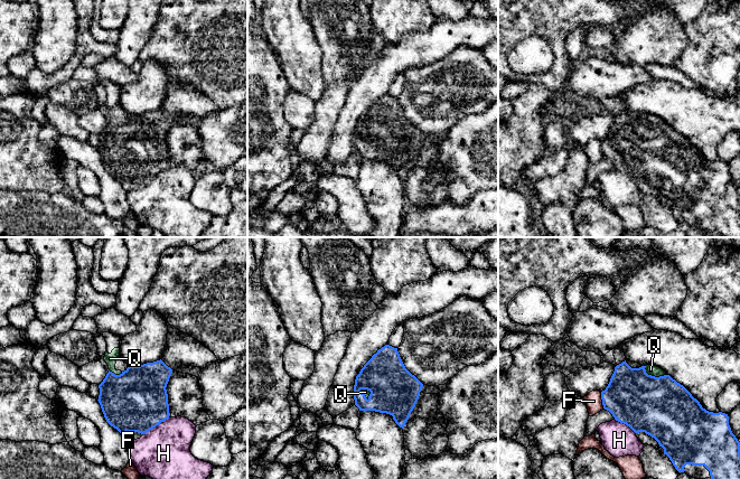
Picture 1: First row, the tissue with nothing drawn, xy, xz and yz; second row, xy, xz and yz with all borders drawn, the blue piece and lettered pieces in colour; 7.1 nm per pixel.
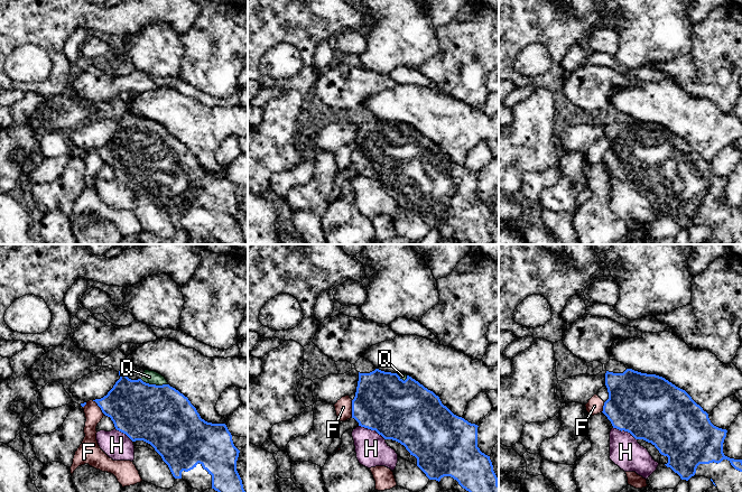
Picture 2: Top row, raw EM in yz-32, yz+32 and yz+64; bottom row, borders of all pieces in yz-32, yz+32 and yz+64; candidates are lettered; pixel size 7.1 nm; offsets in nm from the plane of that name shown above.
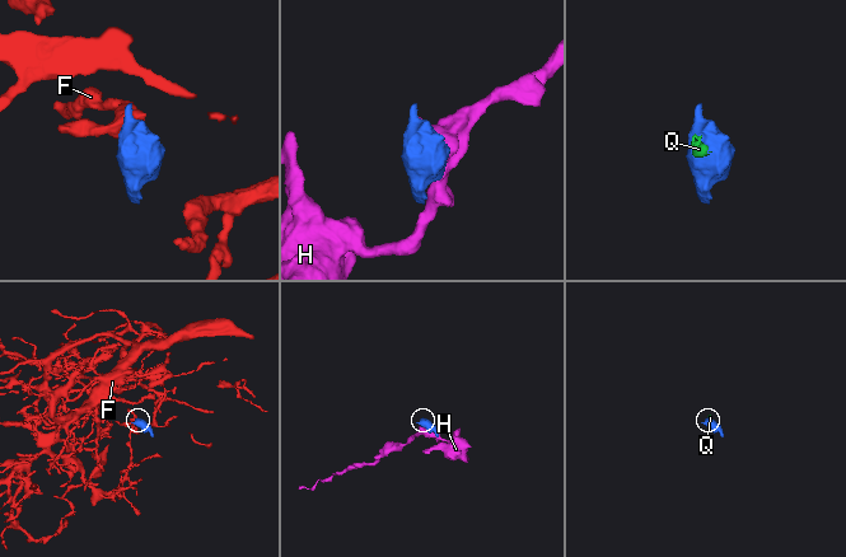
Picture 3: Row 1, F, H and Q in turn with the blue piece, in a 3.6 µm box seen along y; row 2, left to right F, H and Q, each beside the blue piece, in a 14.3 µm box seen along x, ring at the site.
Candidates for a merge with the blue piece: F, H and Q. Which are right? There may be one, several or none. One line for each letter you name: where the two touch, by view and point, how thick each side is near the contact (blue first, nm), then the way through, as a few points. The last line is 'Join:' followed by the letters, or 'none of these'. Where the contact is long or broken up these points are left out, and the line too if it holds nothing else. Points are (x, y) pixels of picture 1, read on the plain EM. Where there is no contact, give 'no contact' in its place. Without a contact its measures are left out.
Q: contact yz (654, 125); calibres 440 and 80 nm; way yz (659, 156), (654, 144), (654, 125), (650, 119)
Join: Q

